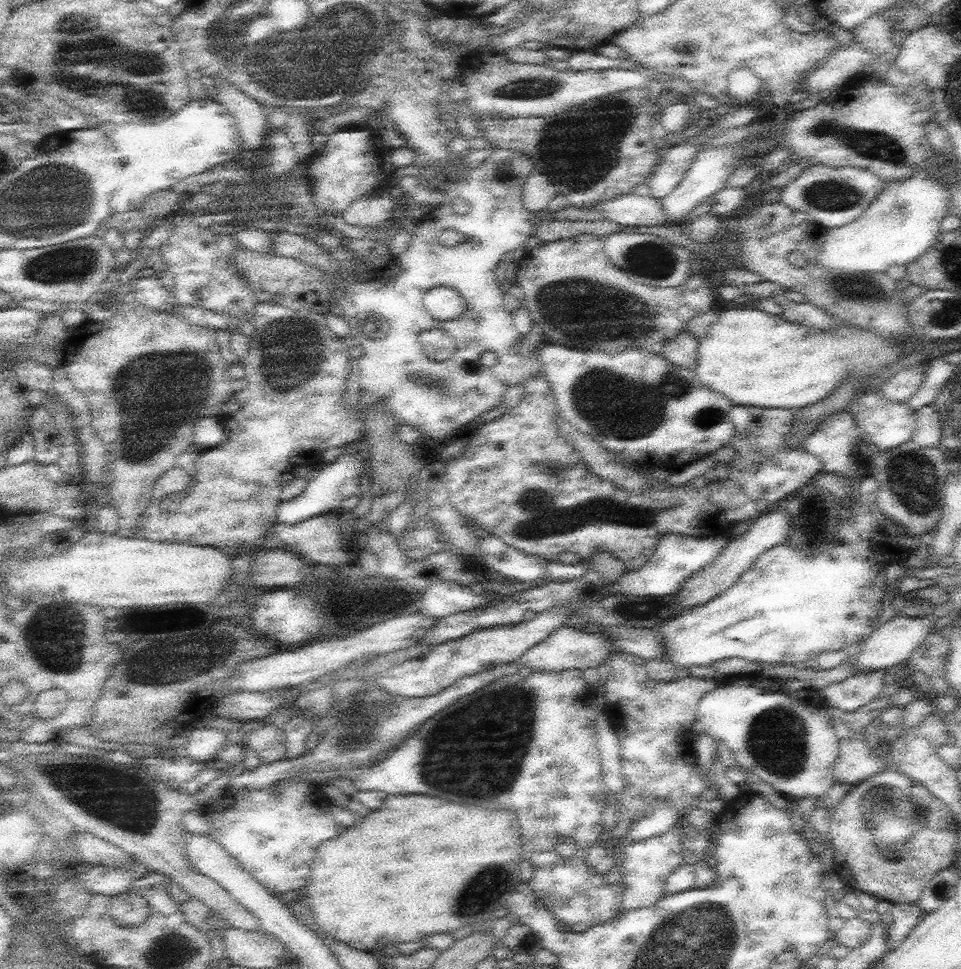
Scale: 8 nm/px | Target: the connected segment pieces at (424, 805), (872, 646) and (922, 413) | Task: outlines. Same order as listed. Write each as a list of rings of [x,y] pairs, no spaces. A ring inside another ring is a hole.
[[[388,795],[378,810],[368,813],[364,818],[359,819],[357,824],[320,845],[313,862],[312,878],[307,883],[308,886],[302,889],[302,896],[308,908],[312,908],[312,918],[316,920],[316,926],[320,928],[320,932],[330,936],[332,940],[348,944],[348,947],[369,950],[373,953],[382,952],[384,948],[394,946],[395,943],[424,942],[434,934],[452,934],[464,925],[475,925],[480,919],[494,919],[505,910],[511,894],[516,890],[516,885],[520,884],[520,868],[518,868],[520,856],[522,856],[520,826],[518,826],[516,814],[512,812],[492,812],[492,810],[484,810],[468,804],[446,802],[436,796]]]
[[[896,615],[886,623],[878,624],[875,631],[863,642],[861,652],[850,656],[848,662],[854,664],[858,673],[865,669],[879,671],[896,666],[904,660],[909,660],[912,653],[926,640],[930,631],[935,626],[935,620],[930,616],[908,617],[907,615]]]
[[[935,404],[920,408],[917,412],[916,429],[912,441],[922,448],[941,447],[942,424]]]

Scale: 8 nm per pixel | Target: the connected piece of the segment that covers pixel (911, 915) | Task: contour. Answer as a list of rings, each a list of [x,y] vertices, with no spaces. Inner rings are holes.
[[[892,904],[888,913],[890,925],[887,952],[896,950],[908,938],[908,934],[920,924],[924,916],[924,910],[918,904]]]

